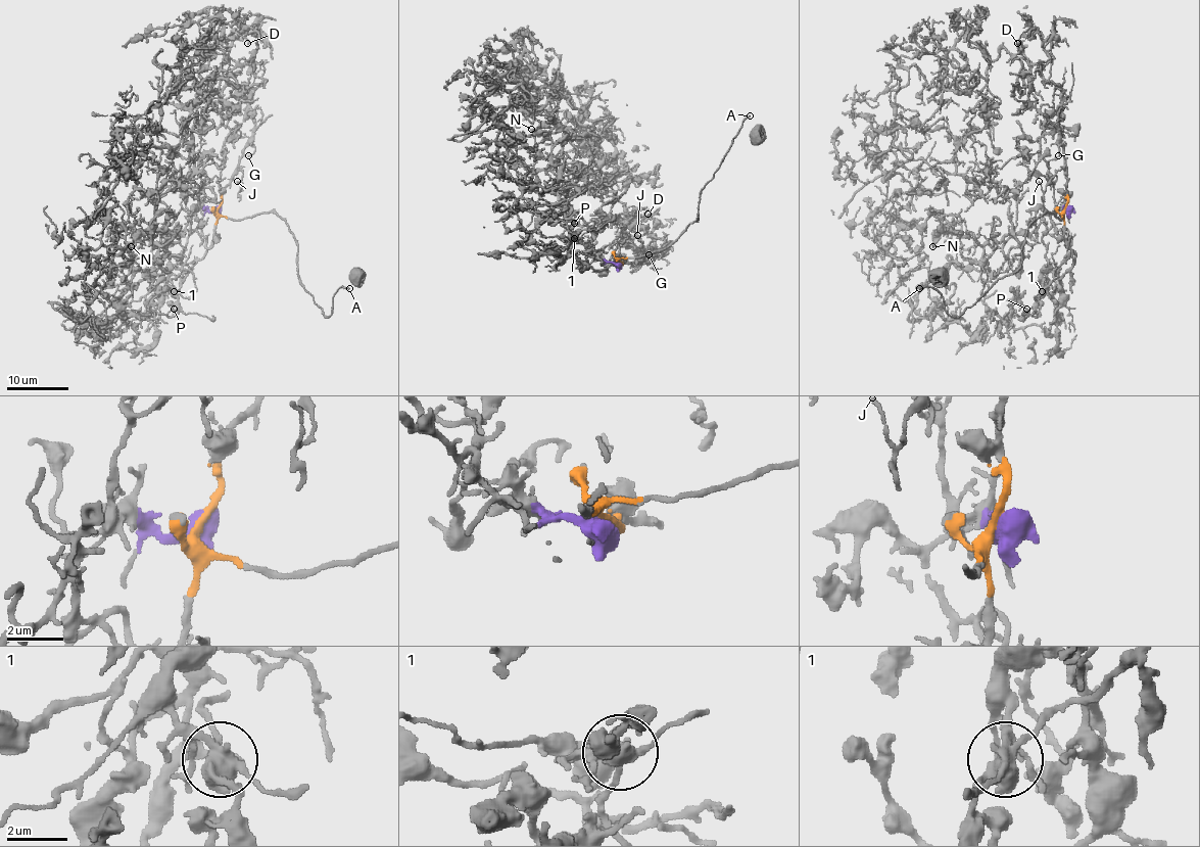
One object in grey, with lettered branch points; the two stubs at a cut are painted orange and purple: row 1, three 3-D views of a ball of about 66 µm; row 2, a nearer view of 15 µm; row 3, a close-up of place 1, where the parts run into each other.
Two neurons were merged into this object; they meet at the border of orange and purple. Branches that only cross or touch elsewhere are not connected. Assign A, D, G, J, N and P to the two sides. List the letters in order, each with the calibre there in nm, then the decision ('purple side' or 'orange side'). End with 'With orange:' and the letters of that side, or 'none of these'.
A: 150 nm thick; orange side
D: 170 nm thick; purple side
G: 120 nm thick; orange side
J: 110 nm thick; orange side
N: 220 nm thick; purple side
P: 160 nm thick; orange side
With orange: A, G, J, P

